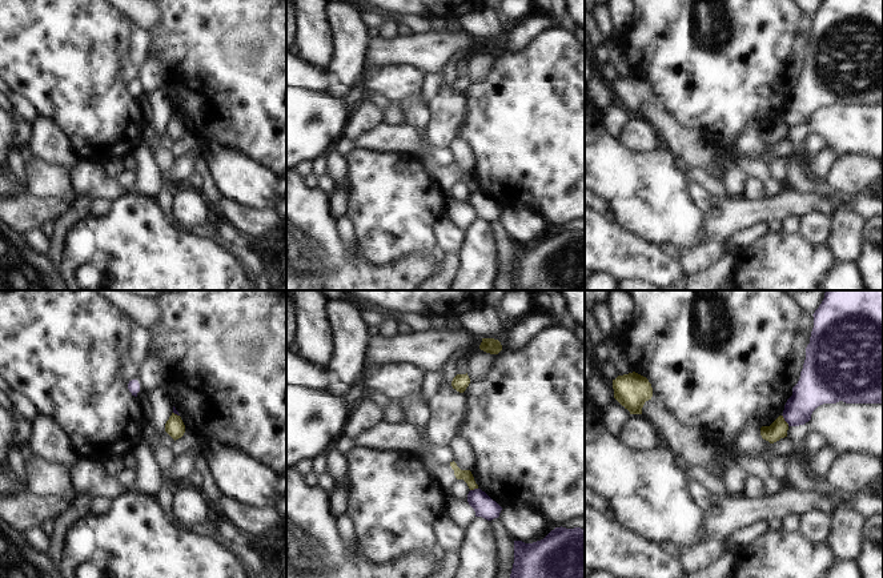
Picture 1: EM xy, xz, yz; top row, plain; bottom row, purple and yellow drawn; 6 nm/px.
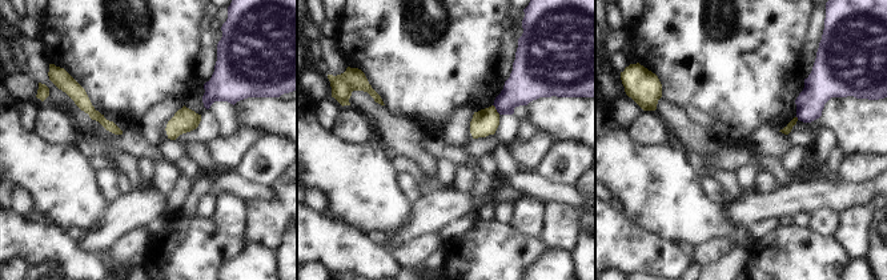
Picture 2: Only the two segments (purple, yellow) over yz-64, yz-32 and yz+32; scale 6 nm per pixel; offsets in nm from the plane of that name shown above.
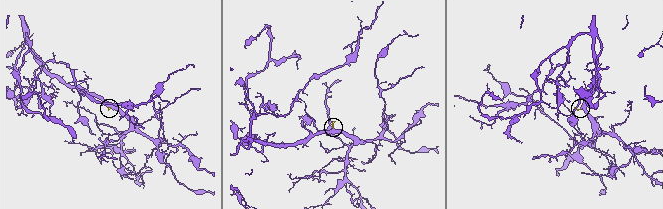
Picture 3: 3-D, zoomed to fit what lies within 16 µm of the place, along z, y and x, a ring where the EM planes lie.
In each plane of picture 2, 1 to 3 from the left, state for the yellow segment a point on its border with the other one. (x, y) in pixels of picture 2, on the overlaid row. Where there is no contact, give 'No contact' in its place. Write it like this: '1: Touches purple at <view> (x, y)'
1: No contact
2: Touches purple at yz-32 (496, 108)
3: Touches purple at yz+32 (797, 116)

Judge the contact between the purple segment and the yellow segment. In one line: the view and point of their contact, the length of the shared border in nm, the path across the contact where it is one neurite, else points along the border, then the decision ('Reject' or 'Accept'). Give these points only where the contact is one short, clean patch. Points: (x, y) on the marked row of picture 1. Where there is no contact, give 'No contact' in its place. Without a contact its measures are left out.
Touches purple at yz (785, 420). Shared border 80 nm. Boundary: yz (782, 414), (789, 425). Reject

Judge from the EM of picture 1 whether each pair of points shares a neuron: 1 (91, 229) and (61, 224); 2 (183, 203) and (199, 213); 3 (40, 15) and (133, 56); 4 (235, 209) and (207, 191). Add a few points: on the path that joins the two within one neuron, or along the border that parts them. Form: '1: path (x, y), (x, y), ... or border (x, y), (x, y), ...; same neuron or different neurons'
1: border (89, 215), (79, 220), (65, 233), (61, 256); different neurons
2: path (187, 205), (195, 212); same neuron
3: border (131, 23), (125, 59); different neurons
4: border (221, 196), (216, 204); different neurons

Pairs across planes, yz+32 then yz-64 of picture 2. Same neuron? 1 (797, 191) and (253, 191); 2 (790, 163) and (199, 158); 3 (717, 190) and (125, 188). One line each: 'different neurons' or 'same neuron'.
1: different neurons
2: different neurons
3: different neurons

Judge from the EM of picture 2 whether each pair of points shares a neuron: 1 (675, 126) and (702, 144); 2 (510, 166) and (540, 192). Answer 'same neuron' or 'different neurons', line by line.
1: same neuron
2: same neuron

